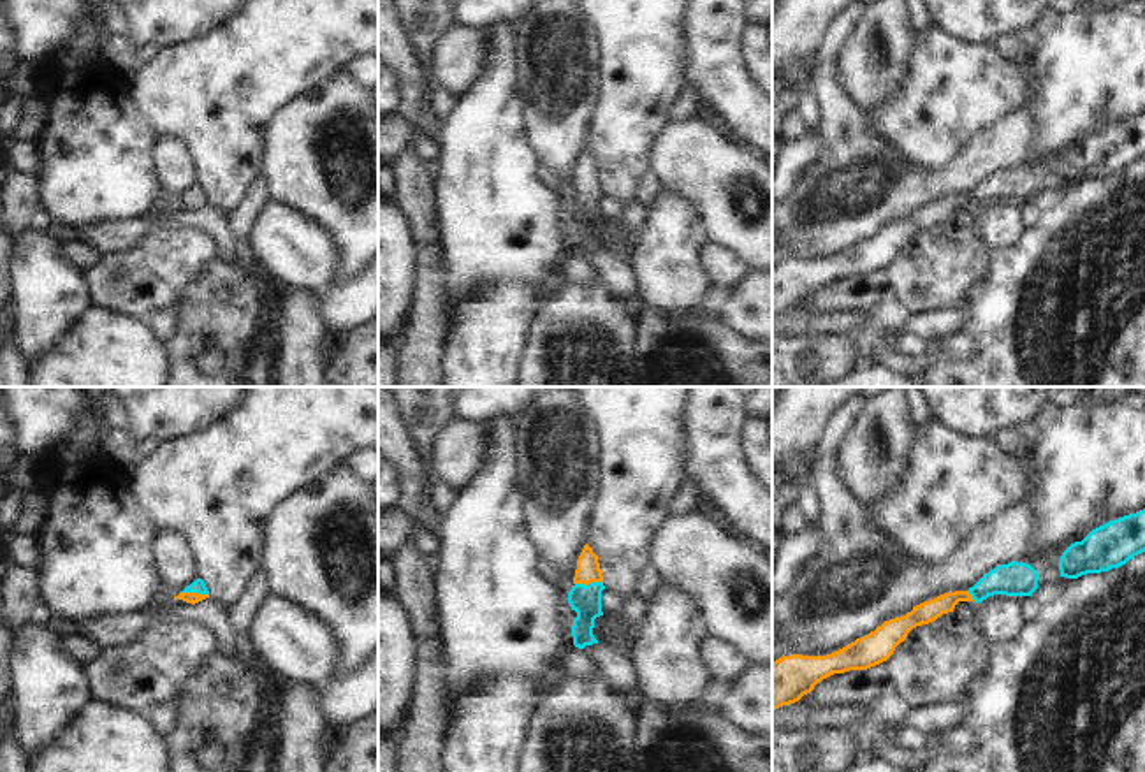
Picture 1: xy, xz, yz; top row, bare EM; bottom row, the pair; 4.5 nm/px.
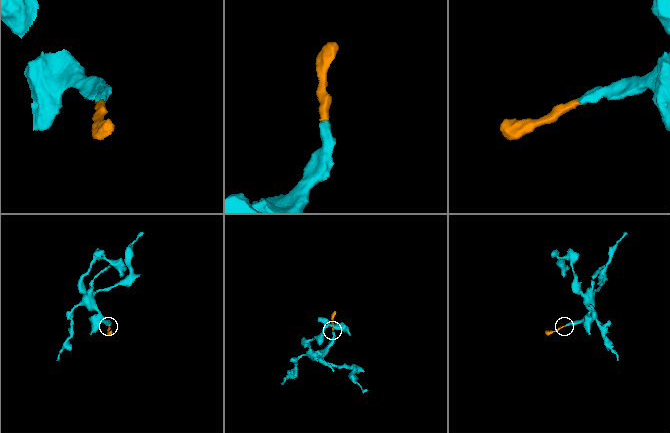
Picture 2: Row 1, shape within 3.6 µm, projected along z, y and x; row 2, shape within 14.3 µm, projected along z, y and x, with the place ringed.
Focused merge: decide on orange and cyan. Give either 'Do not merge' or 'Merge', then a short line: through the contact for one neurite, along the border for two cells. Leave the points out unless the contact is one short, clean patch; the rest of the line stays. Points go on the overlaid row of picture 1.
Merge. Line: xy (192, 598), (196, 593), (197, 586)

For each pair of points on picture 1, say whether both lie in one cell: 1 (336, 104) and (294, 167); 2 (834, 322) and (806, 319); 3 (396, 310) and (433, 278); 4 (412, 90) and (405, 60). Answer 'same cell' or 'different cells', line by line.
1: same cell
2: same cell
3: different cells
4: same cell

